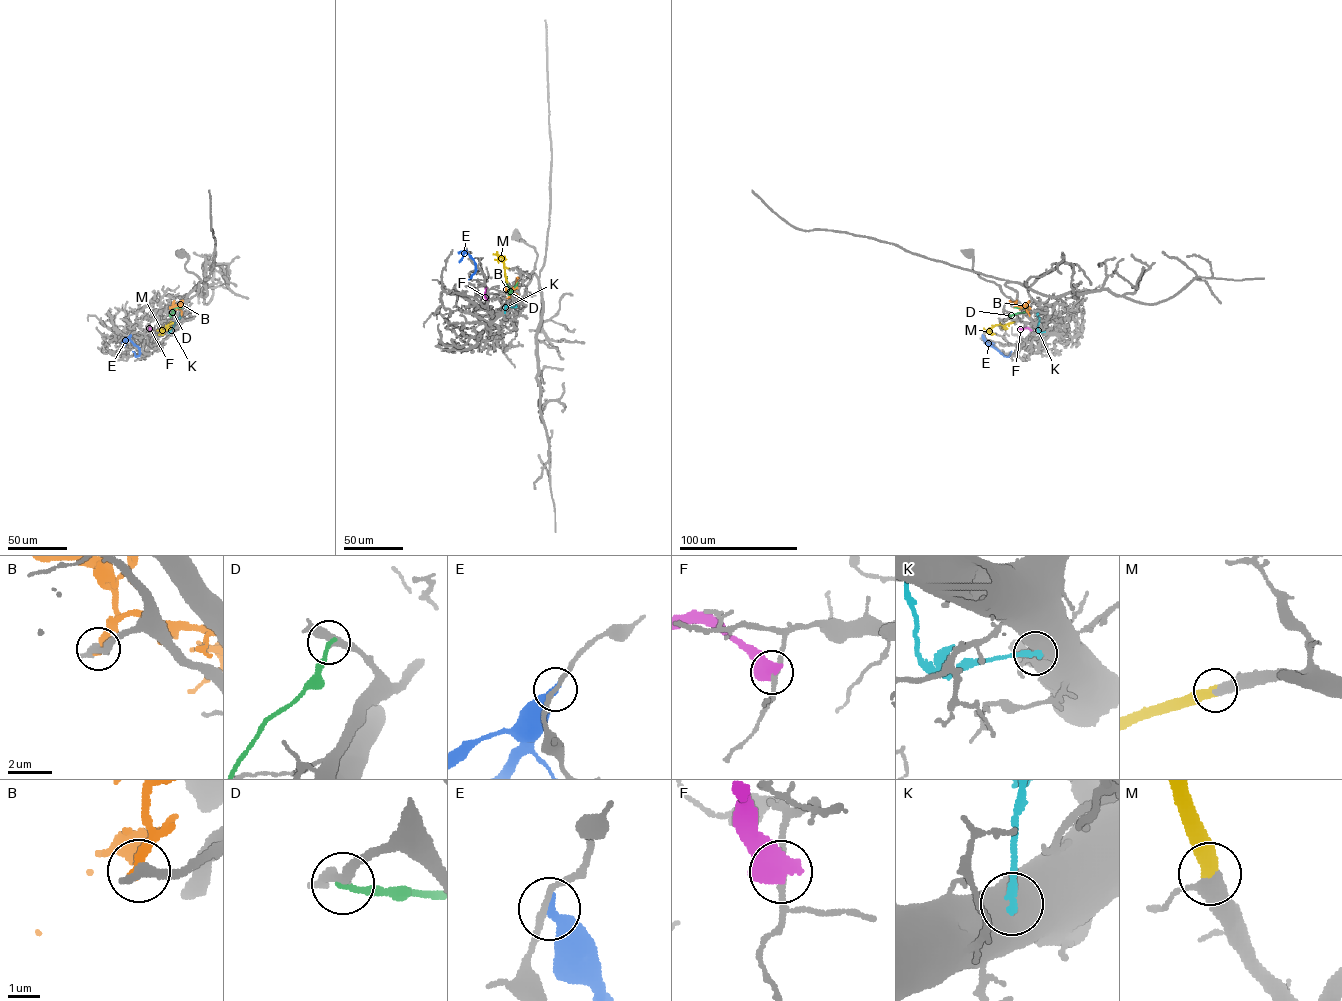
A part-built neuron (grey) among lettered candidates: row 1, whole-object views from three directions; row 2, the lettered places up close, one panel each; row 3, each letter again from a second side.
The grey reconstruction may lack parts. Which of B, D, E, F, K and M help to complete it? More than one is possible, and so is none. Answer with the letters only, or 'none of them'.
M

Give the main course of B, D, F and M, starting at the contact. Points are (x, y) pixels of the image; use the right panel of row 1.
B: (1014, 307), (1025, 307), (1029, 315)
D: (1014, 307), (1026, 310), (1008, 316)
F: (1031, 330), (1019, 328)
M: (1014, 322), (995, 325), (988, 331), (994, 334)

